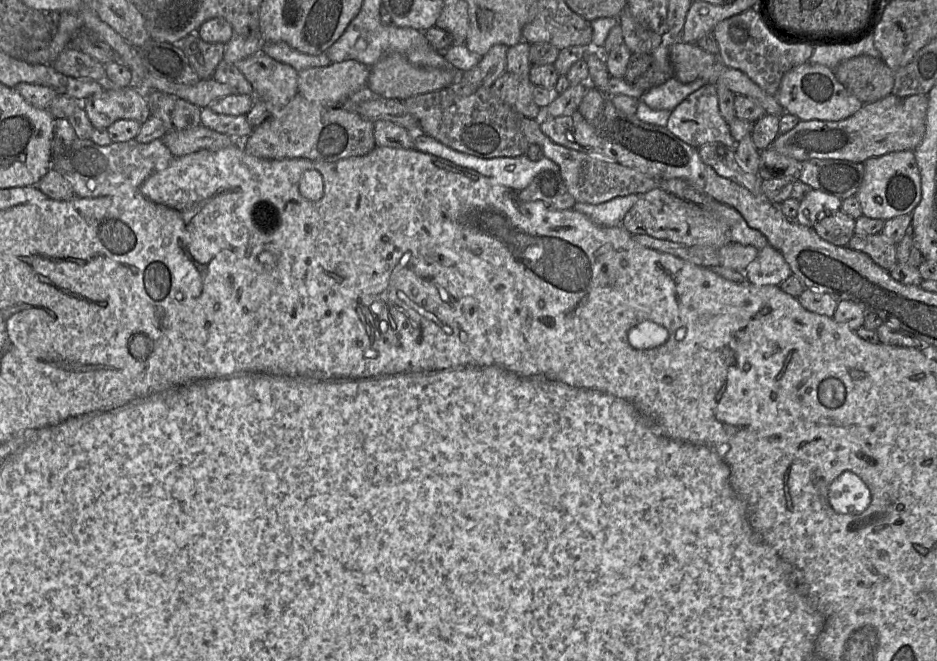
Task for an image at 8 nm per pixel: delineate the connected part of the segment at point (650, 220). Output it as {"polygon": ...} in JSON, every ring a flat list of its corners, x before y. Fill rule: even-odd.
{"polygon":[[655,188,639,194,638,201,625,214,621,225,632,235,646,234,687,246,710,246,720,249,731,242,728,227,701,206]]}

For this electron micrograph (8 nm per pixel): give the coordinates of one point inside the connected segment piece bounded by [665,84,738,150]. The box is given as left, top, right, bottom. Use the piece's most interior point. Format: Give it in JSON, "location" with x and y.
{"location":[697,121]}

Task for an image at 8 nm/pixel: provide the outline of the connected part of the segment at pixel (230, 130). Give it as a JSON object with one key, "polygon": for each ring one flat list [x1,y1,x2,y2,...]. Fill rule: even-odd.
{"polygon":[[209,108,201,109,201,123,207,128,226,134,236,141,243,141,254,127,247,121,246,115,225,115,215,113]]}

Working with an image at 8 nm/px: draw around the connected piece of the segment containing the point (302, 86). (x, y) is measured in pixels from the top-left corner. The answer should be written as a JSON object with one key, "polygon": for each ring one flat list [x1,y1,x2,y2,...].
{"polygon":[[357,60,332,62,298,72,298,93,309,101,338,106,355,91,367,86,370,68]]}

